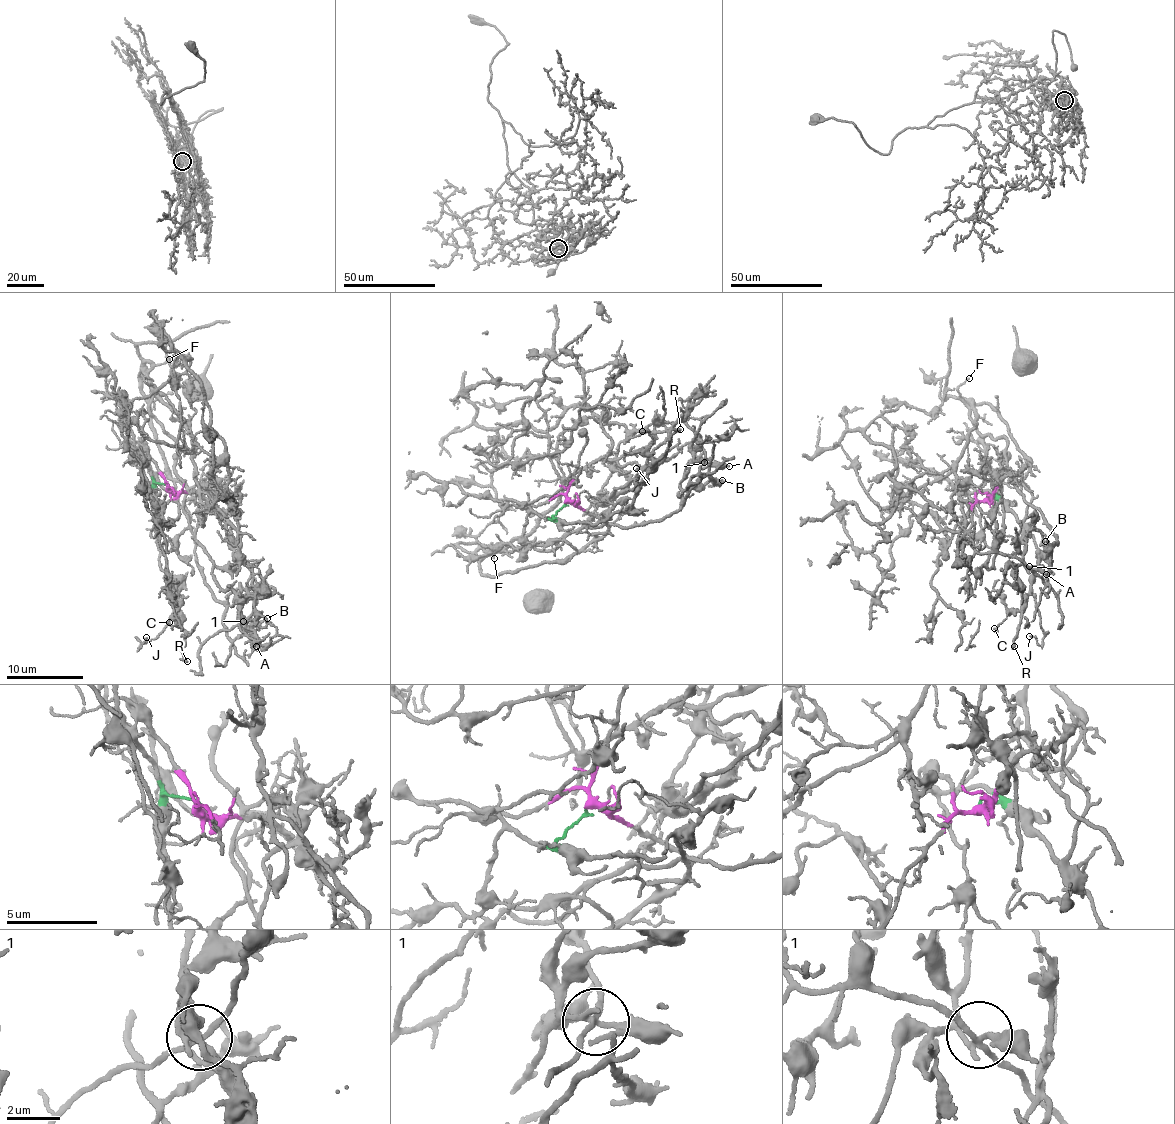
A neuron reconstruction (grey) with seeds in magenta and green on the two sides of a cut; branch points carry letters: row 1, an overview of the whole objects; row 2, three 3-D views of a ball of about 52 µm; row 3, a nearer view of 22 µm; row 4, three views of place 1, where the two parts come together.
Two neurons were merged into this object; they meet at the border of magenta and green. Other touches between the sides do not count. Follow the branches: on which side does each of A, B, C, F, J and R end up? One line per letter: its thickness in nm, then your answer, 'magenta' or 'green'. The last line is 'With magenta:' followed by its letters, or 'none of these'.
A: 240 nm thick; magenta
B: 120 nm thick; magenta
C: 170 nm thick; green
F: 110 nm thick; magenta
J: 160 nm thick; green
R: 240 nm thick; green
With magenta: A, B, F

